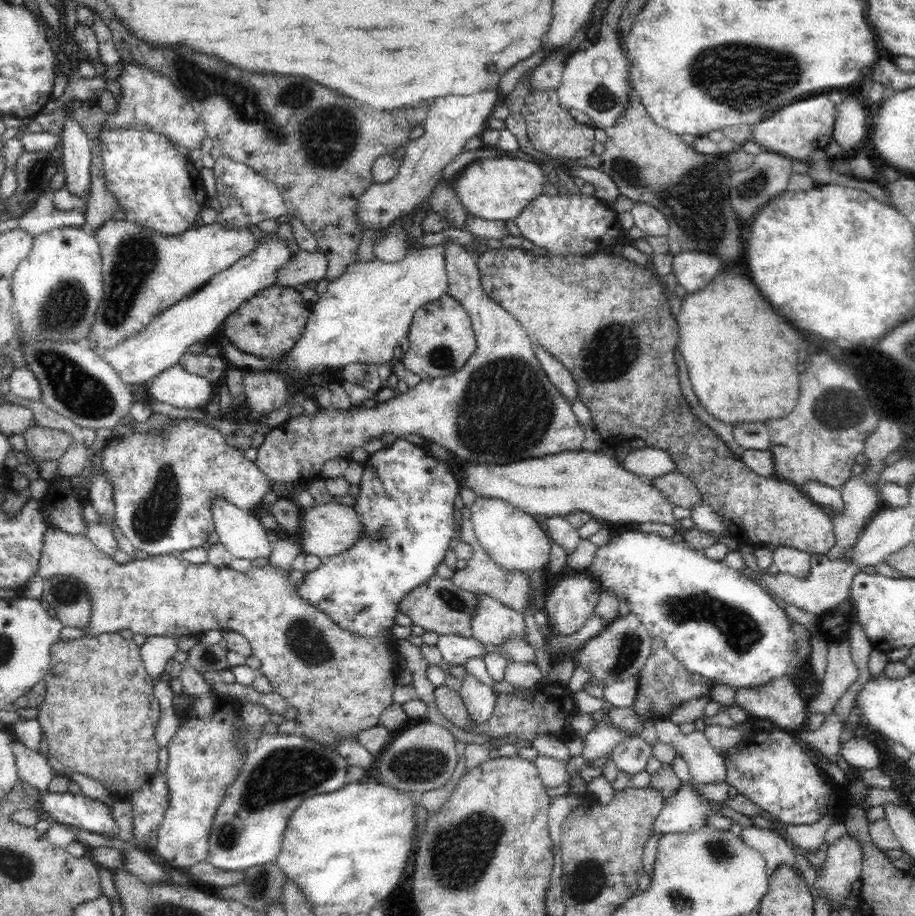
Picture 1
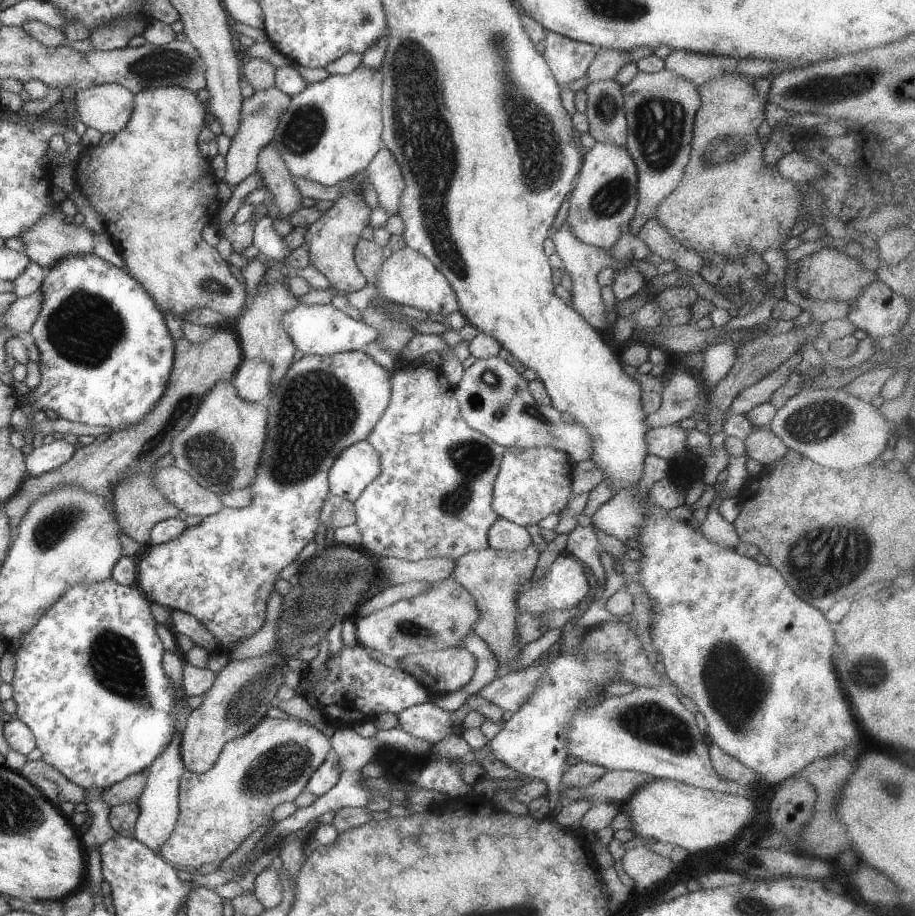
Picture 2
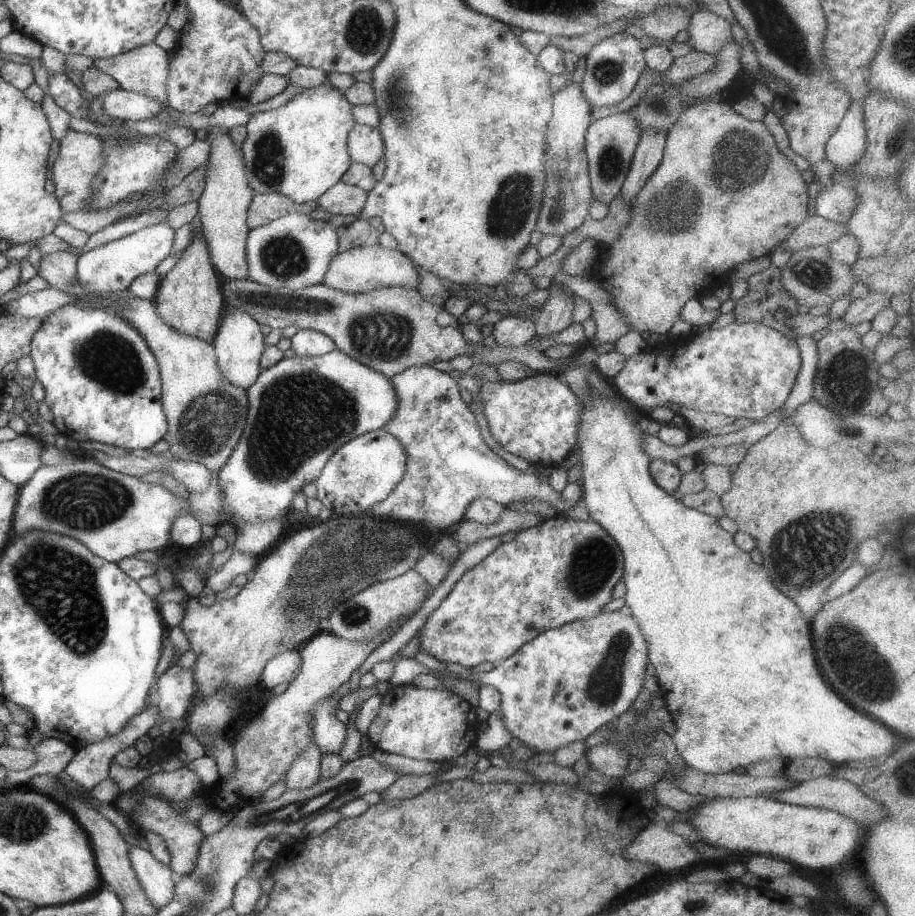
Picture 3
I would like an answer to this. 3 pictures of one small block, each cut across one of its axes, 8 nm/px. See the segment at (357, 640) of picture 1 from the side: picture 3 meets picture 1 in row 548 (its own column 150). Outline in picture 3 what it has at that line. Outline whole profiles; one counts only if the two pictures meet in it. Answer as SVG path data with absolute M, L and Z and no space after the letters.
M149 43L134 47L115 57L95 59L91 63L91 67L111 76L122 90L145 94L165 106L165 90L163 88L165 88L165 78L167 78L167 58L165 50L162 50L157 44Z

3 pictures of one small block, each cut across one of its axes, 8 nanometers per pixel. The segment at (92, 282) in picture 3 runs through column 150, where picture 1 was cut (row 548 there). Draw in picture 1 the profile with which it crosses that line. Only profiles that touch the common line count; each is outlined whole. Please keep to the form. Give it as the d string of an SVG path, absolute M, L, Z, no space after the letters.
M217 497L210 504L214 531L232 559L269 558L271 546L261 522L251 512L240 510L230 501Z

